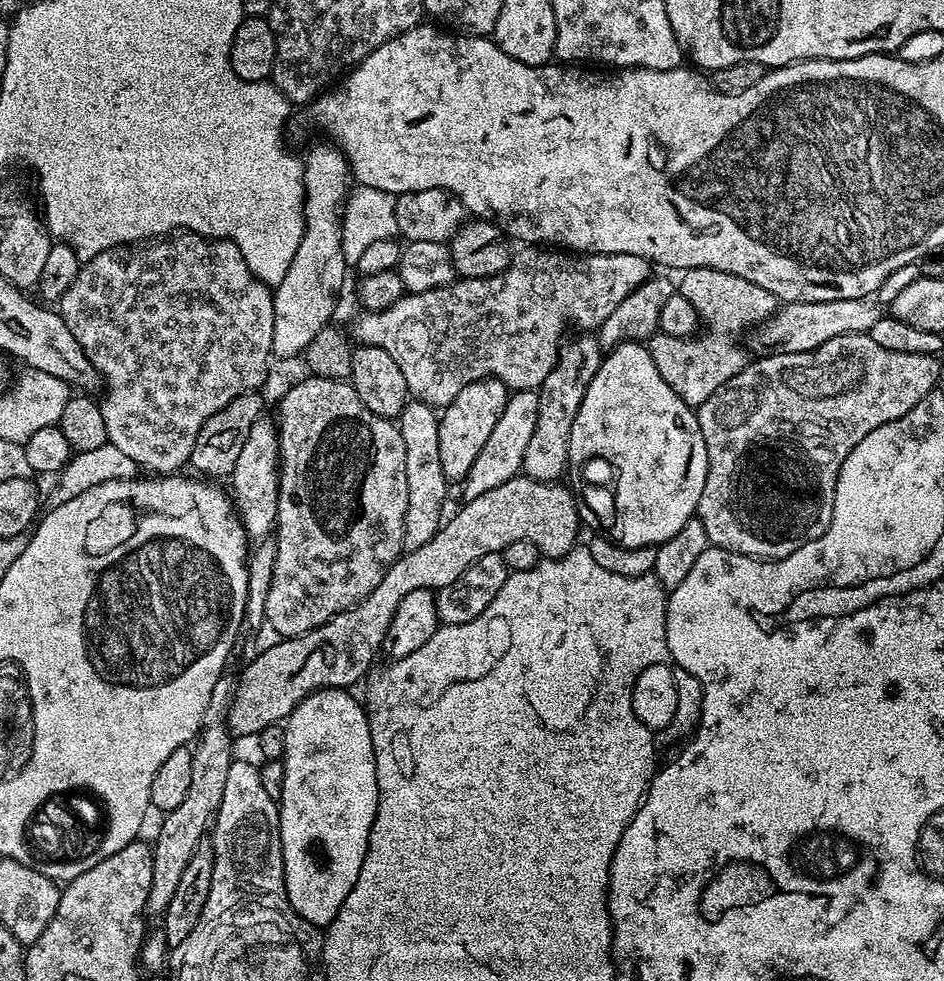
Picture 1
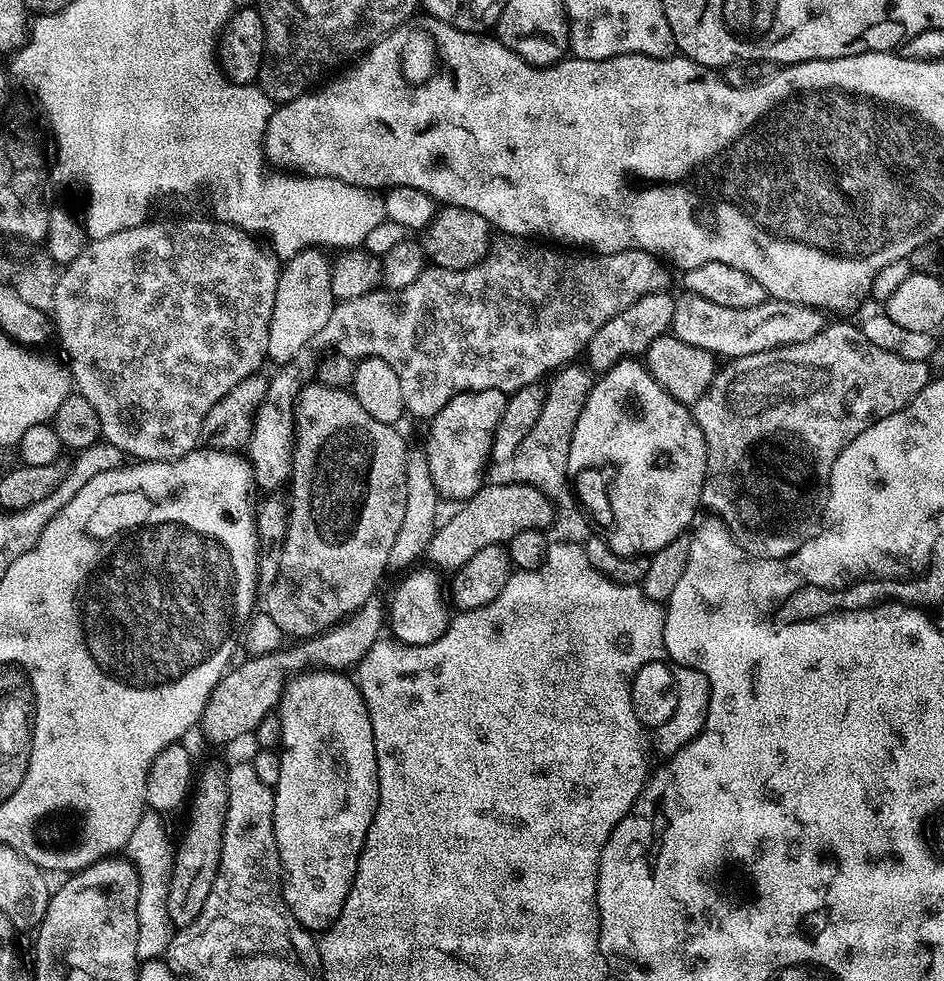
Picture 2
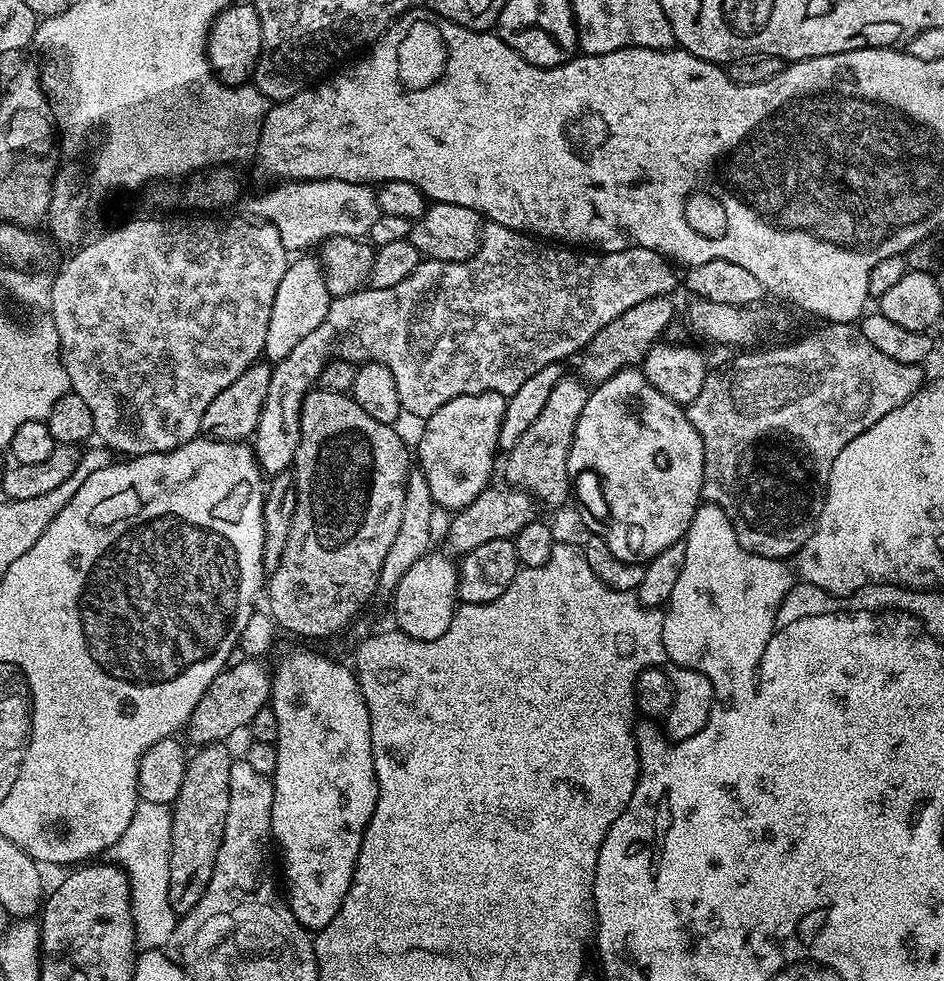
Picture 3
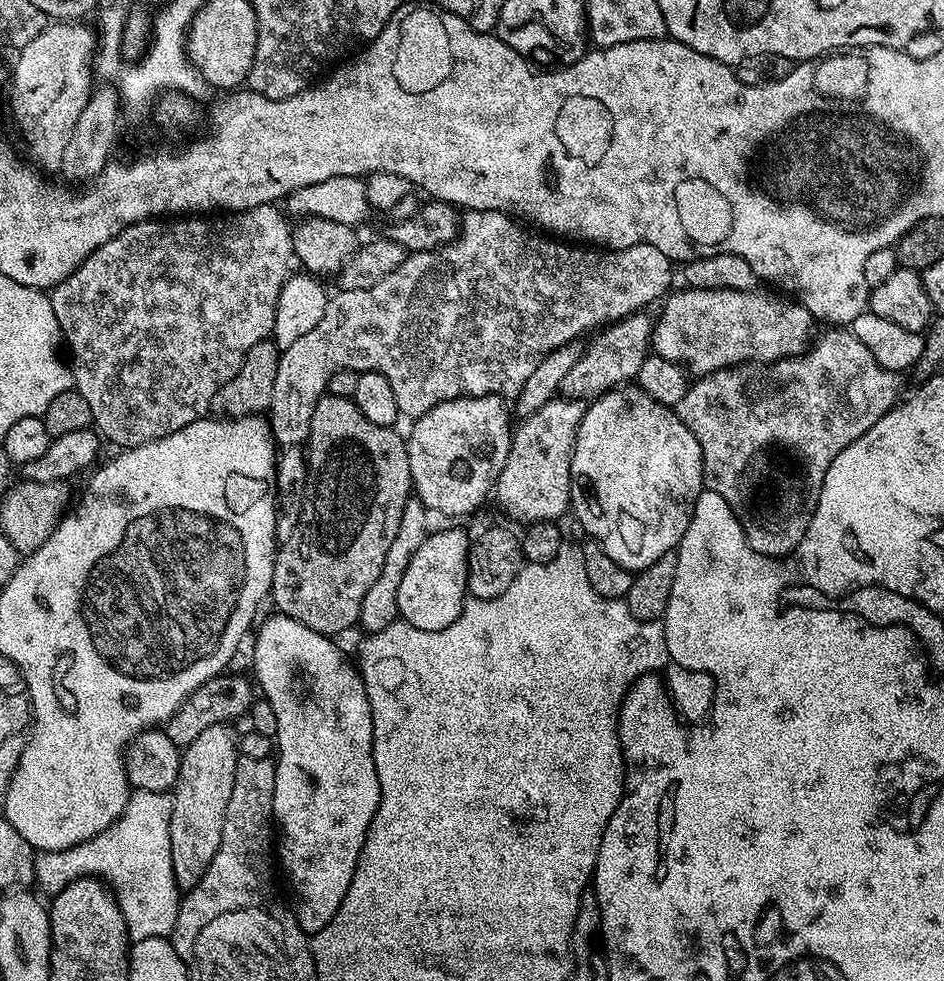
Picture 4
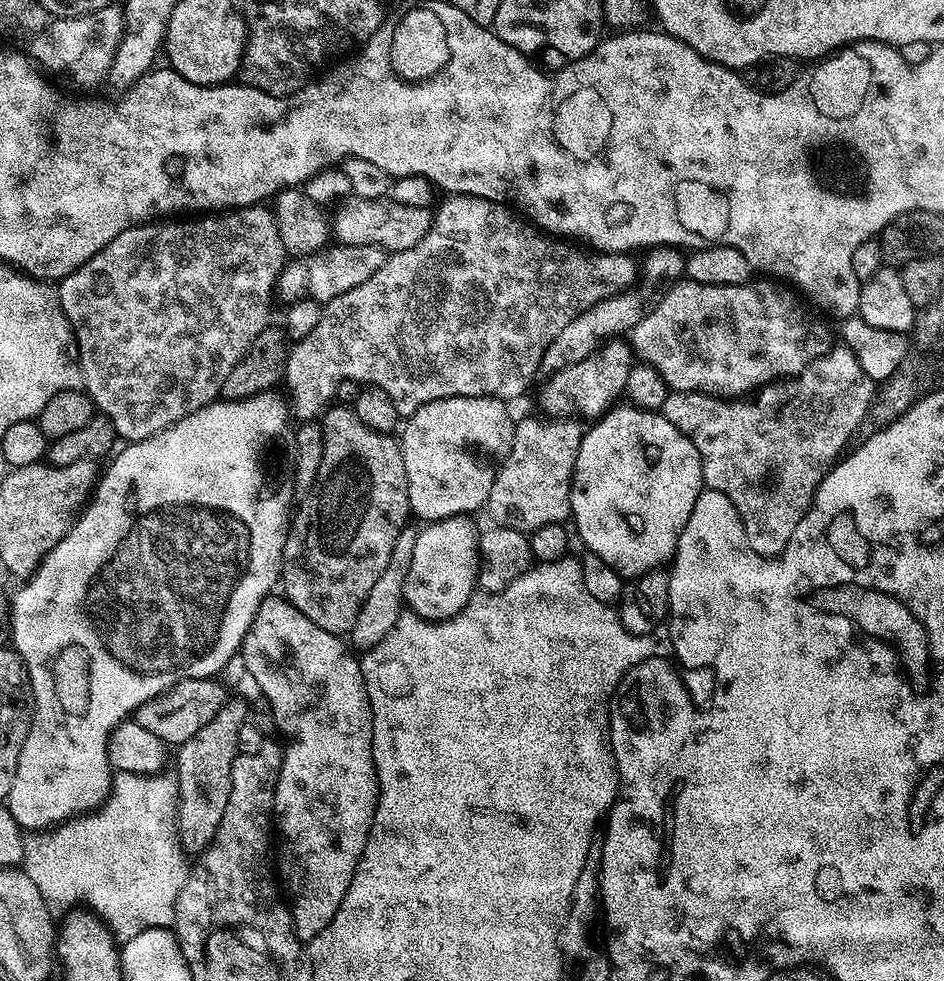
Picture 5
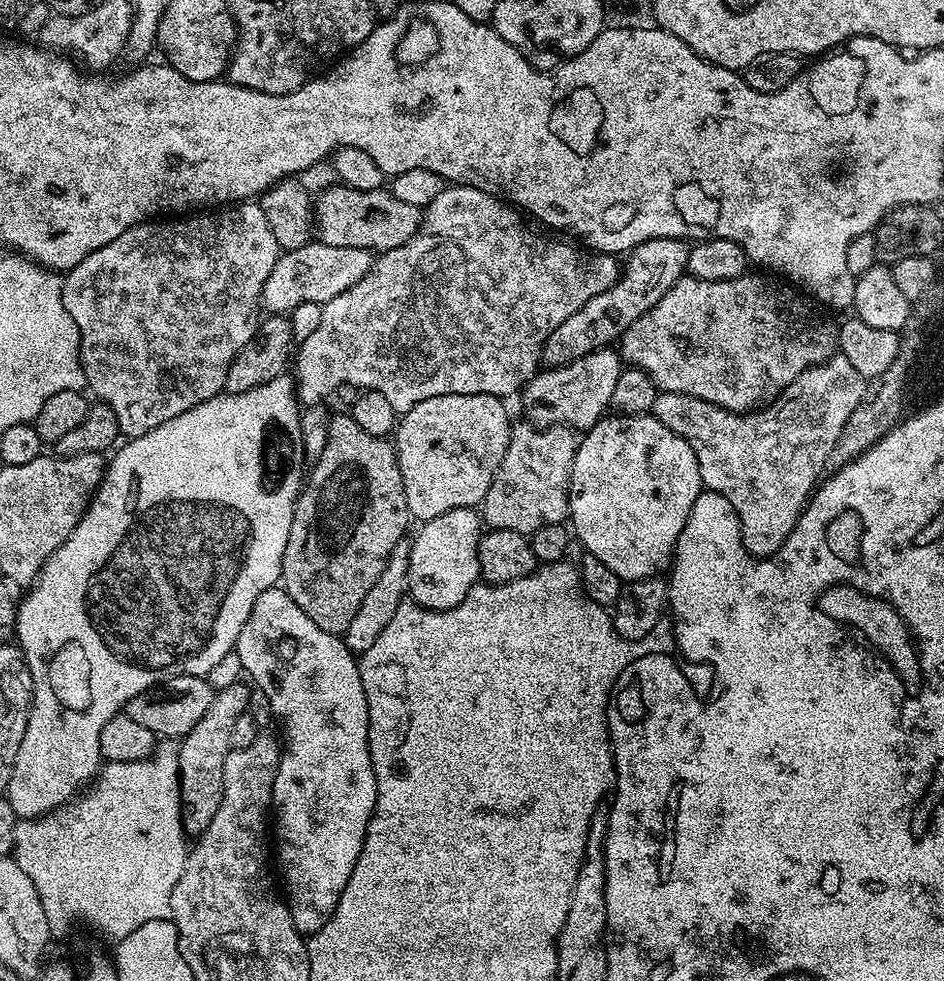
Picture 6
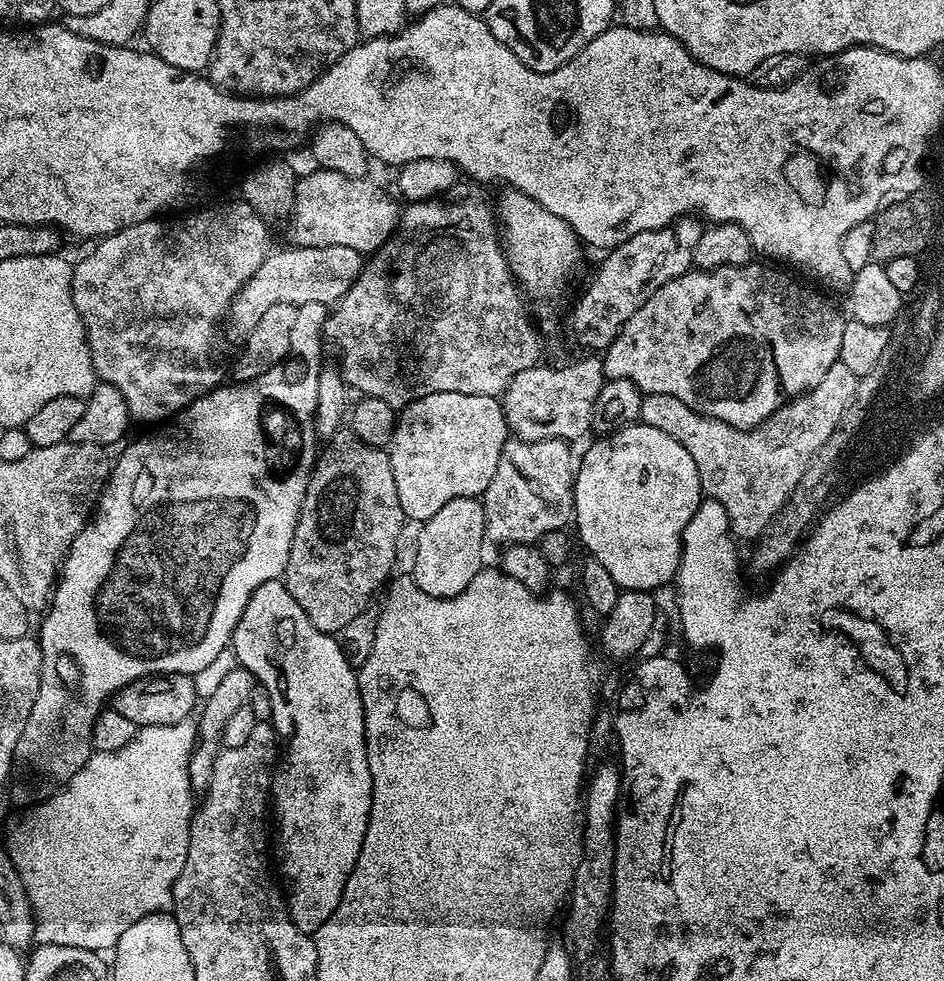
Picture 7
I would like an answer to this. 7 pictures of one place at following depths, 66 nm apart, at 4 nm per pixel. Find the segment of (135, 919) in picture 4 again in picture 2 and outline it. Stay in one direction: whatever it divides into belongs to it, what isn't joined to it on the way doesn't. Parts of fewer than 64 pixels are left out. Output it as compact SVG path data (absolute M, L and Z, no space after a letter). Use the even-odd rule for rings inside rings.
M148 810L138 822L134 834L128 839L127 855L140 875L140 894L138 896L138 957L141 961L158 960L167 953L174 929L170 913L166 911L168 897L168 878L170 875L170 855L172 845L168 842L168 832L157 813Z

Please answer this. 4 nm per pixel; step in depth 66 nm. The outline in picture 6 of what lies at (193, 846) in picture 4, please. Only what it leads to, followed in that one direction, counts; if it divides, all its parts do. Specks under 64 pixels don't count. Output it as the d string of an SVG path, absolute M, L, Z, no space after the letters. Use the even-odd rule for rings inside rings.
M228 684L221 692L219 689L212 697L210 710L206 710L198 726L194 726L194 730L190 730L190 734L179 741L180 806L184 810L184 831L189 837L203 836L206 826L214 822L218 806L222 806L224 771L226 758L233 749L234 726L238 718L242 718L248 711L250 688L245 684Z

